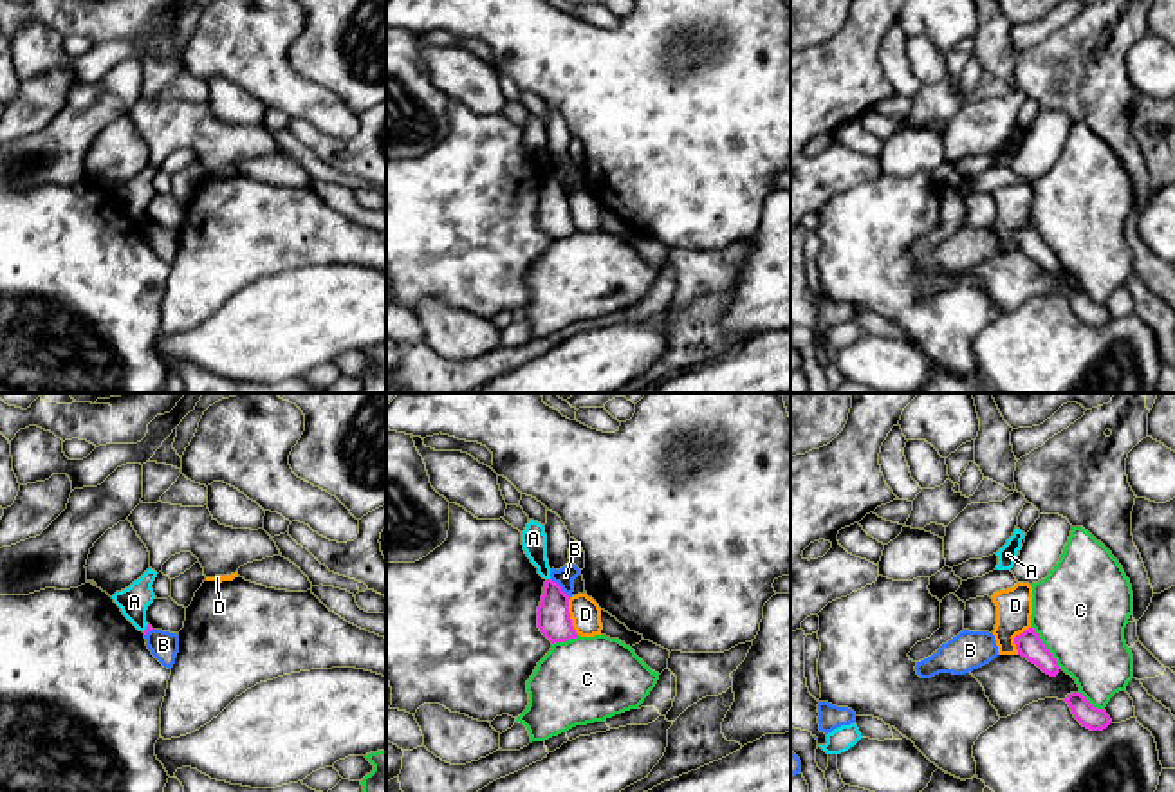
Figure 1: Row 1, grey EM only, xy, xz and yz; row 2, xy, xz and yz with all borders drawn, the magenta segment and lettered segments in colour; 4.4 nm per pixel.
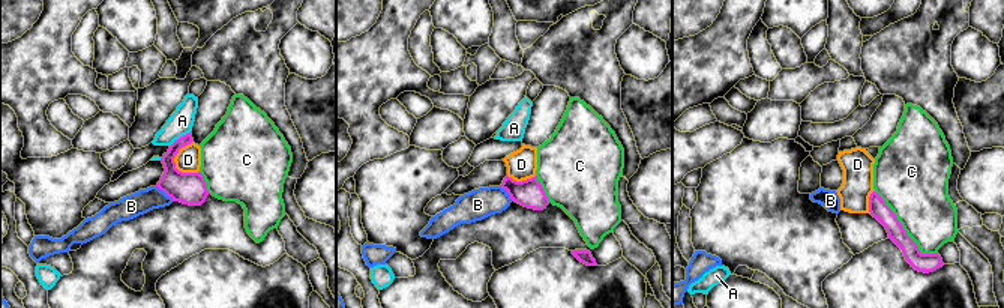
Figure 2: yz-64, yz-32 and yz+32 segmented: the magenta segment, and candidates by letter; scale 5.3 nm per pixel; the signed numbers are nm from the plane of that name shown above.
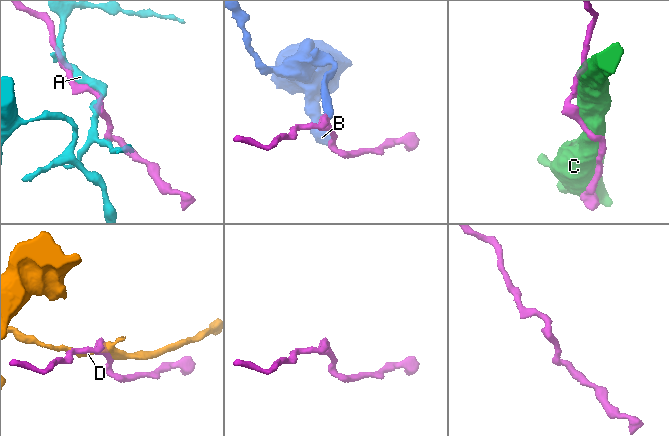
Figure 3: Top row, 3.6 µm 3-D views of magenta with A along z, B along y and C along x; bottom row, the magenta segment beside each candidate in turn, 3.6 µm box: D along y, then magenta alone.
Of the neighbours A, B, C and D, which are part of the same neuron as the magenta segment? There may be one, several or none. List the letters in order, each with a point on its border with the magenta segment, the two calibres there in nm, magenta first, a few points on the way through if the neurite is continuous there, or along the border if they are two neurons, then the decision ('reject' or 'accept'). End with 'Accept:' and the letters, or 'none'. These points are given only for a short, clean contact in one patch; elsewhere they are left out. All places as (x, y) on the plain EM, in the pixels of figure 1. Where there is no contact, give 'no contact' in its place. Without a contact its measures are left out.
A: contact xy (147, 224); calibres 20 and 140 nm; reject
B: contact xz (560, 184); calibres 150 and 90 nm; border xz (551, 174), (569, 193); reject
C: contact yz (1045, 242); calibres 110 and 420 nm; reject
D: contact xz (569, 211); calibres 150 and 140 nm; reject
Accept: none

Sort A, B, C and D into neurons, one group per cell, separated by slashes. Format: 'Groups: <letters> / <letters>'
Groups: A / B / C / D

